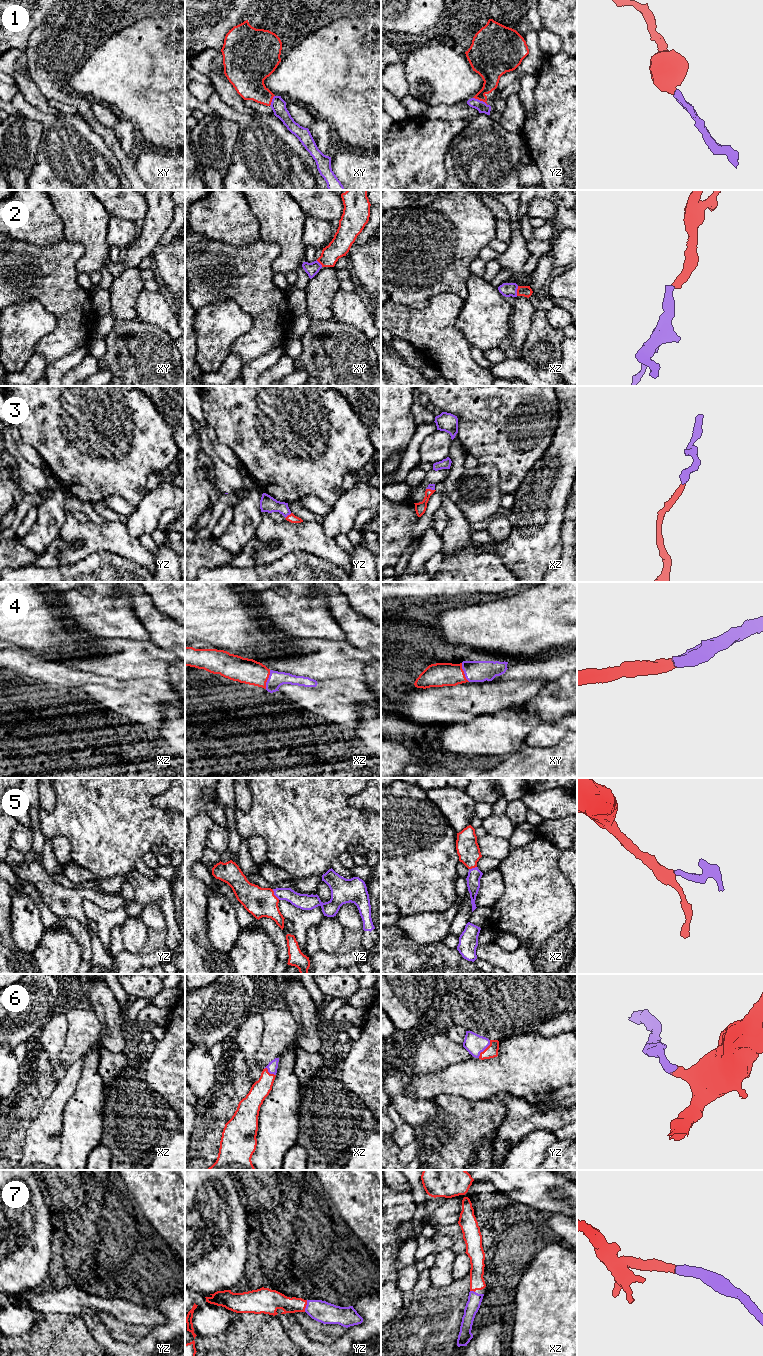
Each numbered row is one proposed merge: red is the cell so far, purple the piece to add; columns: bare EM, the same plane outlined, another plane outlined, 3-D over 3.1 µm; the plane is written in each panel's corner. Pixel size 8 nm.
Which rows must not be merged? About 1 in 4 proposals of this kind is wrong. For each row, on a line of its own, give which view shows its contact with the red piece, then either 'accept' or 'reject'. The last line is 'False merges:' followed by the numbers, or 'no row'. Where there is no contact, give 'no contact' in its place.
1: yz | accept
2: xz | accept
3: yz | accept
4: xz | accept
5: yz | accept
6: yz | accept
7: yz | accept
False merges: no row

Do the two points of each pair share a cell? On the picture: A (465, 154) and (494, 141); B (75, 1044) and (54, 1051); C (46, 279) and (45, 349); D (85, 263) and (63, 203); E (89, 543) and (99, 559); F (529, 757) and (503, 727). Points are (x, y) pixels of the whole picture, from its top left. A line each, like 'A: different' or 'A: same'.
A: same
B: different
C: same
D: same
E: different
F: different

